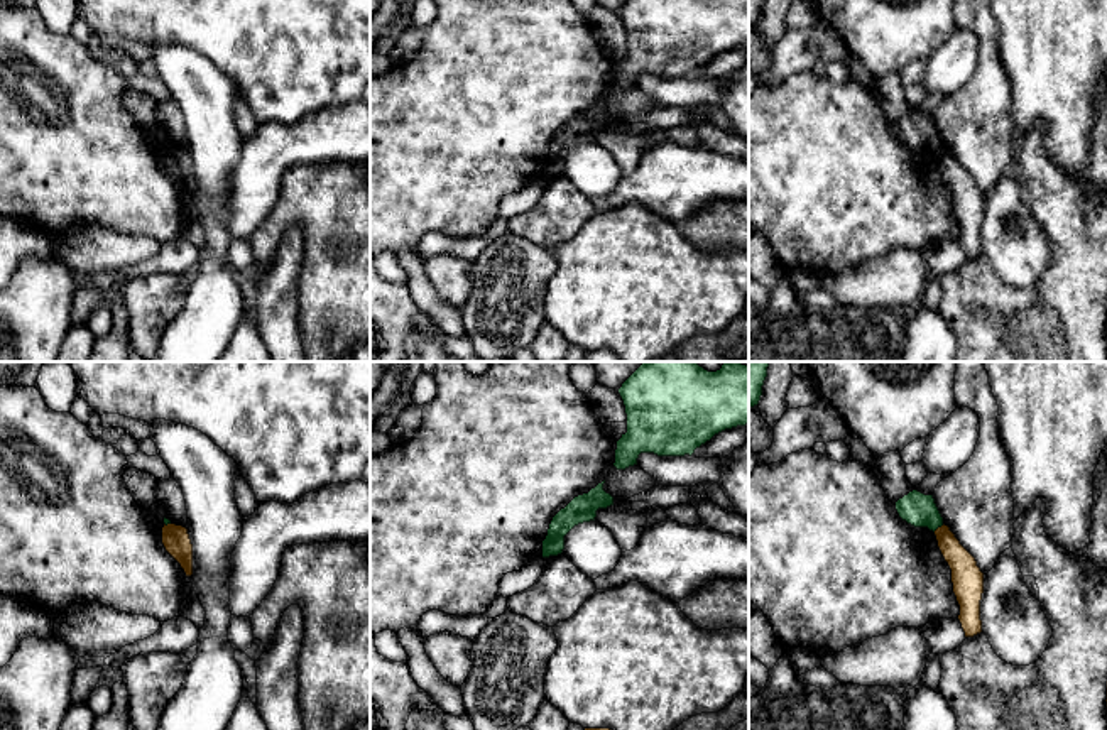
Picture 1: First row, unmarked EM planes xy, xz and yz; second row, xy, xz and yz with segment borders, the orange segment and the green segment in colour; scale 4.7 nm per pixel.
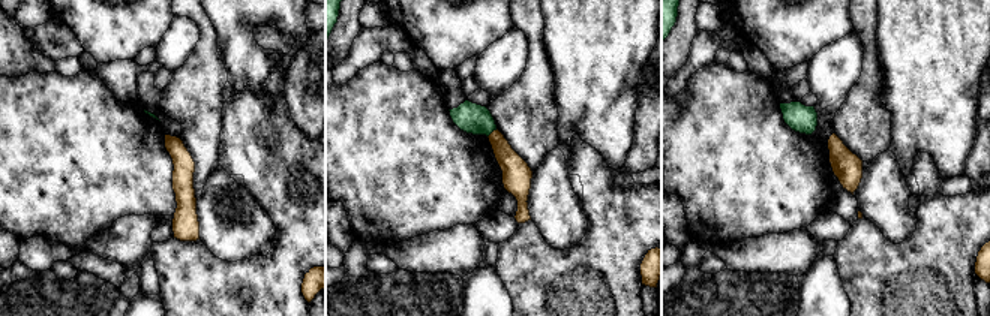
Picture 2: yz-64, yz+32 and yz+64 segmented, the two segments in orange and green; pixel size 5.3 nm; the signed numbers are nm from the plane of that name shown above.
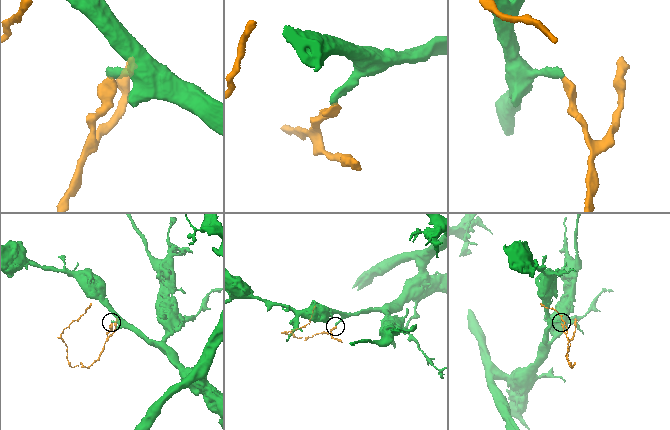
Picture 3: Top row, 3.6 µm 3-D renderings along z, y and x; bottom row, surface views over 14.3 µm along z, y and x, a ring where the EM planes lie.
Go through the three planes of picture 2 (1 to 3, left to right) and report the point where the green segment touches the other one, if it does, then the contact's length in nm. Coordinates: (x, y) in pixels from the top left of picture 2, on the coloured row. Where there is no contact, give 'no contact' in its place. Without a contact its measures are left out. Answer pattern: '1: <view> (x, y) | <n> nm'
1: no contact
2: yz+32 (492, 132) | 70 nm
3: no contact

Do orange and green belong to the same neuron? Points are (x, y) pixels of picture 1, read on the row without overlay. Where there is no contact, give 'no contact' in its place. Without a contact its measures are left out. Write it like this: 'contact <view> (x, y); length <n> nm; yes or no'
contact yz (938, 149); length 70 nm; no

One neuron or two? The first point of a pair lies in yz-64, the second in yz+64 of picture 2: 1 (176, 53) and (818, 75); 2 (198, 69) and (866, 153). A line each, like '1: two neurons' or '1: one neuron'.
1: one neuron
2: one neuron

